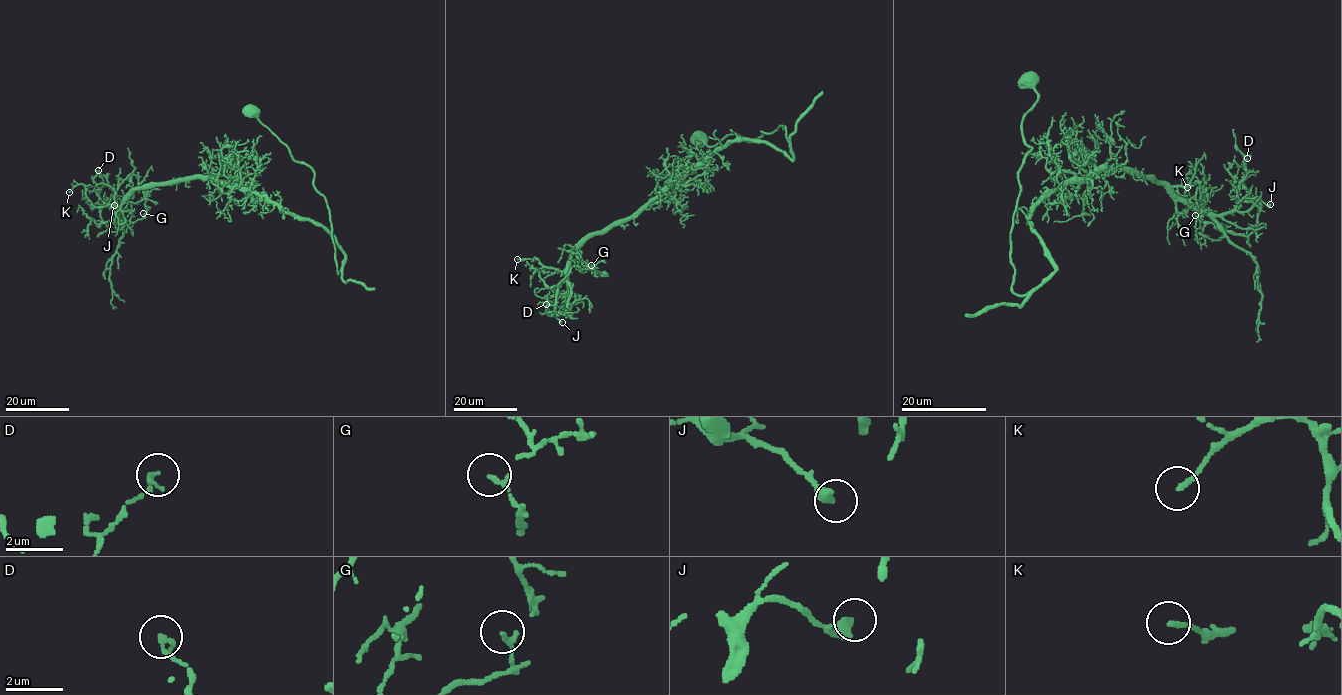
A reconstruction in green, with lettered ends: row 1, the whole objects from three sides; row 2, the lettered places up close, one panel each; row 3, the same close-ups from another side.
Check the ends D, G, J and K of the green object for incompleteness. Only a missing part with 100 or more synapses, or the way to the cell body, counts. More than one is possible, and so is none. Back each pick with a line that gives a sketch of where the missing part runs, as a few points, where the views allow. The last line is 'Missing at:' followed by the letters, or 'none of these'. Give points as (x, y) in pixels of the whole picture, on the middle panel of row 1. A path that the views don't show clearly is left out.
Missing at: none of these

